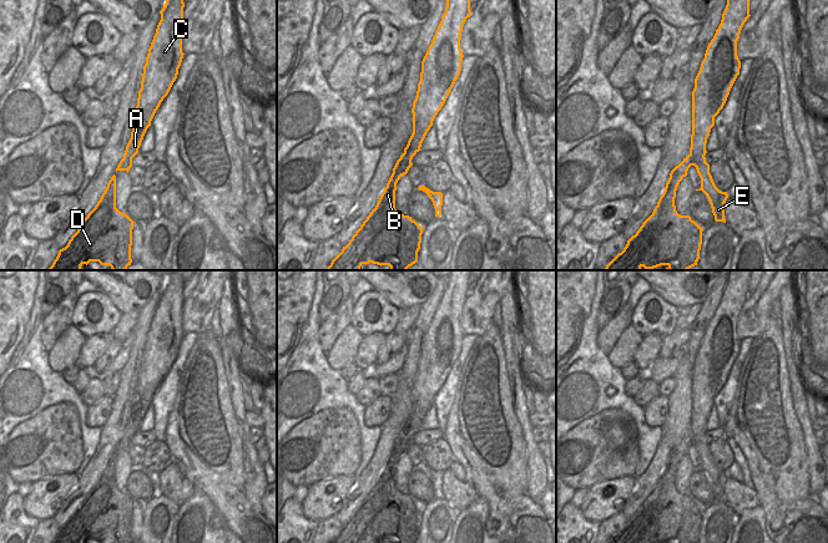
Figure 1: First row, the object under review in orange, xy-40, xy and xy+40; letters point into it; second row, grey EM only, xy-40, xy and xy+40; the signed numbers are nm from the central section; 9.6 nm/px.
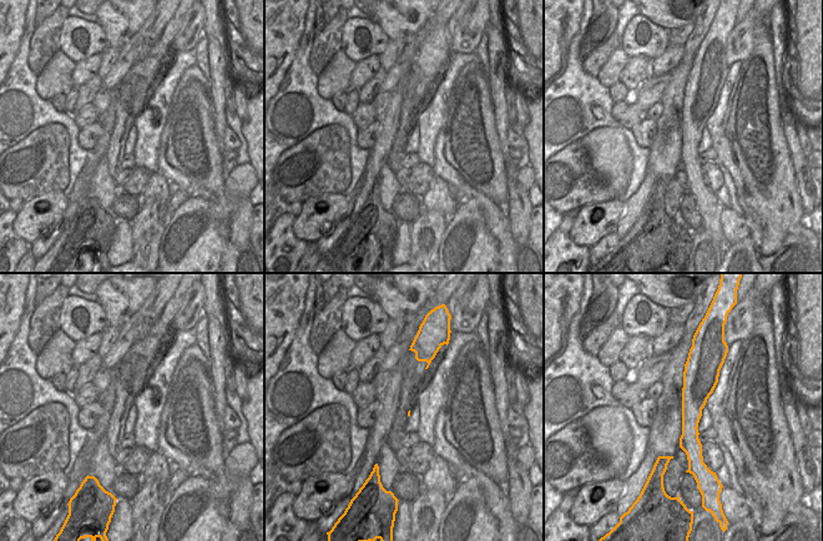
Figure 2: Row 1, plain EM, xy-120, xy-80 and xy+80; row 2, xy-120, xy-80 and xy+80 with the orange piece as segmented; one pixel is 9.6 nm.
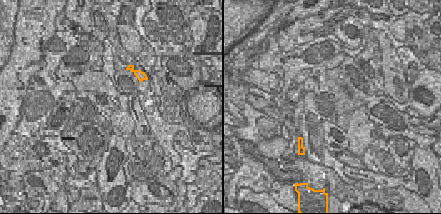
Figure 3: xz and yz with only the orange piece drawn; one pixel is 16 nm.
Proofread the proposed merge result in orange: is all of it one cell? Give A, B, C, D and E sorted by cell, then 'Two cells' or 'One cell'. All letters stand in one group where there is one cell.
Groups: A C E / B D. Two cells.

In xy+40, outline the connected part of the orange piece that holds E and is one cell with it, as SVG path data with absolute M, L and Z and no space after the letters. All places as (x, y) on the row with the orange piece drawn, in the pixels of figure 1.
M727 0L722 20L707 46L705 59L695 78L692 91L692 163L701 178L701 188L711 204L716 222L724 219L727 192L720 191L706 162L706 143L715 117L723 108L729 91L739 75L741 61L737 56L737 41L741 30L749 17L749 0Z

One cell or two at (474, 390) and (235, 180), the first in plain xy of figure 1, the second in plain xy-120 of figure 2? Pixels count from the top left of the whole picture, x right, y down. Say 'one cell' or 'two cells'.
two cells

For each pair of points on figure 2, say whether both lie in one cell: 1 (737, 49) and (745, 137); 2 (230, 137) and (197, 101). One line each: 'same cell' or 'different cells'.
1: different cells
2: different cells

